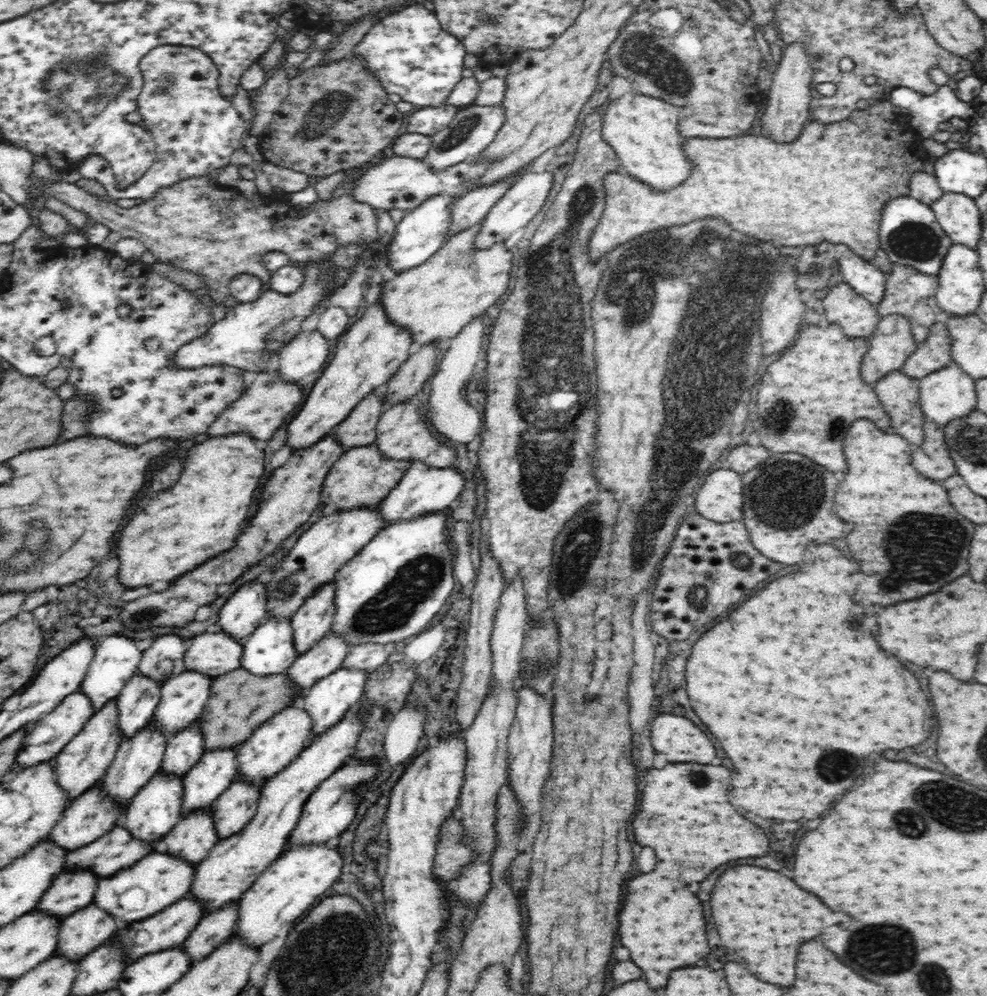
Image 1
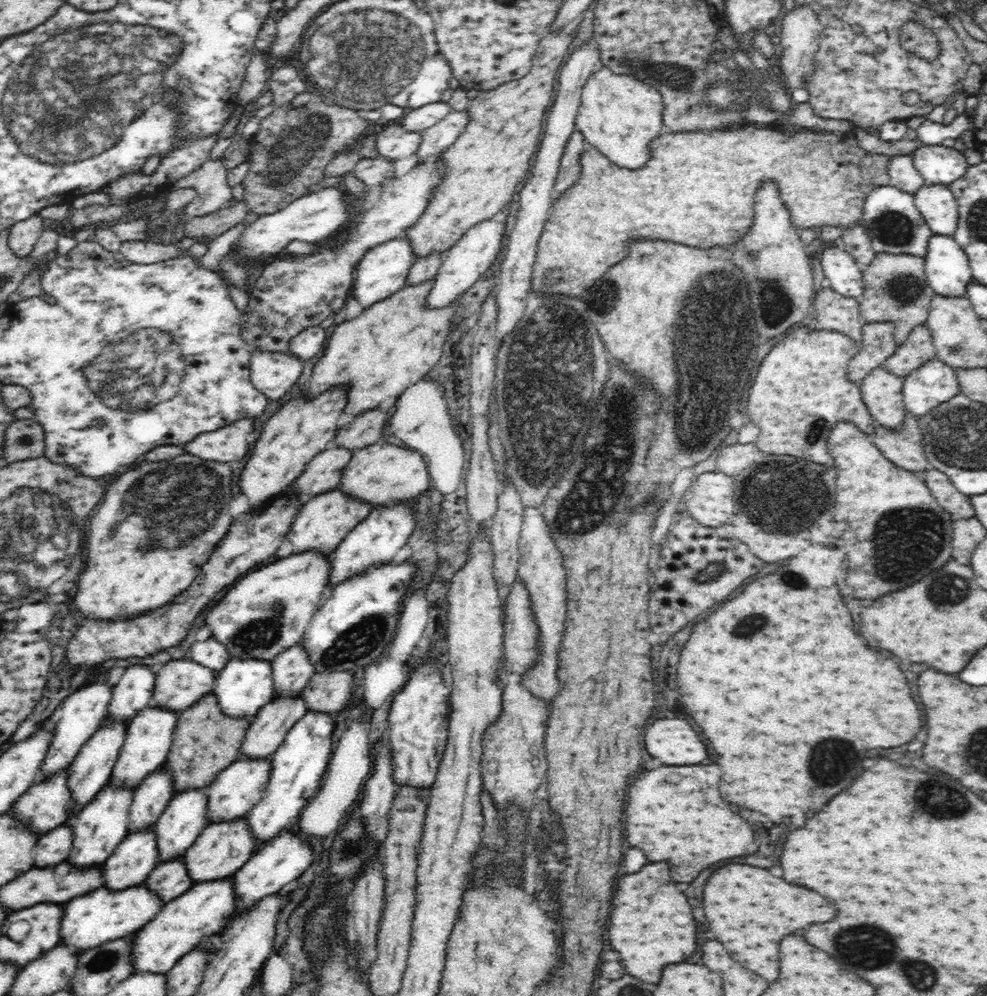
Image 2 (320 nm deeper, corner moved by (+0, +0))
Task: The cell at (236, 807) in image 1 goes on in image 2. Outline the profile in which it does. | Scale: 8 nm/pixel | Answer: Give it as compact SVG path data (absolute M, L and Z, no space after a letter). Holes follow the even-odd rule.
M246 817L236 818L228 822L224 820L224 822L208 823L194 844L186 850L183 858L193 883L210 882L236 874L255 852L255 848L255 838L249 829Z

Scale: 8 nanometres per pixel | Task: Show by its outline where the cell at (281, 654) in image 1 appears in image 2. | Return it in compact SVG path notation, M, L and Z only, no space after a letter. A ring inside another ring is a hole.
M262 659L230 660L217 674L211 693L216 695L220 710L230 718L253 718L262 706L273 700L272 662Z

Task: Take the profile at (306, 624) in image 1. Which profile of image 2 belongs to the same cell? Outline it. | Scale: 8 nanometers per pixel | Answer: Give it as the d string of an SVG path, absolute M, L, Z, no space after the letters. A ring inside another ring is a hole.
M301 642L282 650L271 662L273 672L273 698L300 696L310 679L316 674L307 650Z

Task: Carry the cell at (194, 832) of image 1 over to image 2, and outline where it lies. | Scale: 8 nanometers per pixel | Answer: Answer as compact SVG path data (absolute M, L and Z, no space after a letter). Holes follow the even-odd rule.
M183 856L157 863L144 882L145 887L156 893L164 905L184 894L192 884Z

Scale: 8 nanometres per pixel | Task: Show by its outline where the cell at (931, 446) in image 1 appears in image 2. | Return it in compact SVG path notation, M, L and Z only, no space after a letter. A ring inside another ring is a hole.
M907 413L901 427L896 430L875 425L869 438L874 442L874 446L878 446L882 451L884 458L904 470L920 472L930 468L924 456L922 433L917 427L917 417L912 413Z

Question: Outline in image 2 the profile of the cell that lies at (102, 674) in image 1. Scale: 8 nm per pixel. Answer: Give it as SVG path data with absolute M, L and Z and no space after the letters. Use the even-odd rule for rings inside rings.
M102 671L93 681L85 683L84 686L64 698L63 714L60 720L53 726L53 735L40 768L38 781L52 778L60 770L65 770L77 757L85 742L98 730L102 721L105 720L107 710L110 706L112 688L108 686L108 675Z

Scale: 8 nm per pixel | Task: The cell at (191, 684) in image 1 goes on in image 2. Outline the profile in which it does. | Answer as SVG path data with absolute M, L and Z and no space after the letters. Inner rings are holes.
M148 706L140 710L127 724L126 738L114 763L111 784L117 788L137 788L140 782L161 768L173 743L174 729L177 725L178 712L170 712L165 706Z

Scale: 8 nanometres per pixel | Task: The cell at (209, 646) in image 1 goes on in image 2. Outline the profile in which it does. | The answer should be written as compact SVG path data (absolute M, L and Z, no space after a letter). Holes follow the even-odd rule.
M188 658L172 660L155 674L155 687L150 706L165 706L181 713L204 695L211 693L218 672Z

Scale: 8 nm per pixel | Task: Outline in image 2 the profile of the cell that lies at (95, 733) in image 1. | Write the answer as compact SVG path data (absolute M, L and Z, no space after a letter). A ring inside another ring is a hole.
M67 768L52 778L36 780L22 795L10 813L37 836L64 825L70 818L72 795L67 783Z

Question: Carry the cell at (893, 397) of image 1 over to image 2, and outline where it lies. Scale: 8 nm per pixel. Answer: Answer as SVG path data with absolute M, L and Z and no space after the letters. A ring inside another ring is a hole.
M883 366L876 367L860 384L862 400L876 425L896 430L907 410L903 401L903 379Z

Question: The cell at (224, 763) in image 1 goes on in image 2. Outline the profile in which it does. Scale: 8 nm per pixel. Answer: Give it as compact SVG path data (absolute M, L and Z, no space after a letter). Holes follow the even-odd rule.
M194 788L194 790L178 792L173 796L172 801L168 803L156 824L153 825L159 854L157 863L168 862L172 858L183 856L186 850L194 844L196 838L202 834L202 830L208 824L207 804L208 796L205 794L205 789Z

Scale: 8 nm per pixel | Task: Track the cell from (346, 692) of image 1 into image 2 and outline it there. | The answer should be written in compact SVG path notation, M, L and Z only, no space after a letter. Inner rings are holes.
M306 712L288 731L284 742L270 758L270 776L262 800L246 816L256 847L274 840L280 832L295 827L303 808L317 796L318 786L327 773L331 759L334 722L332 713Z

